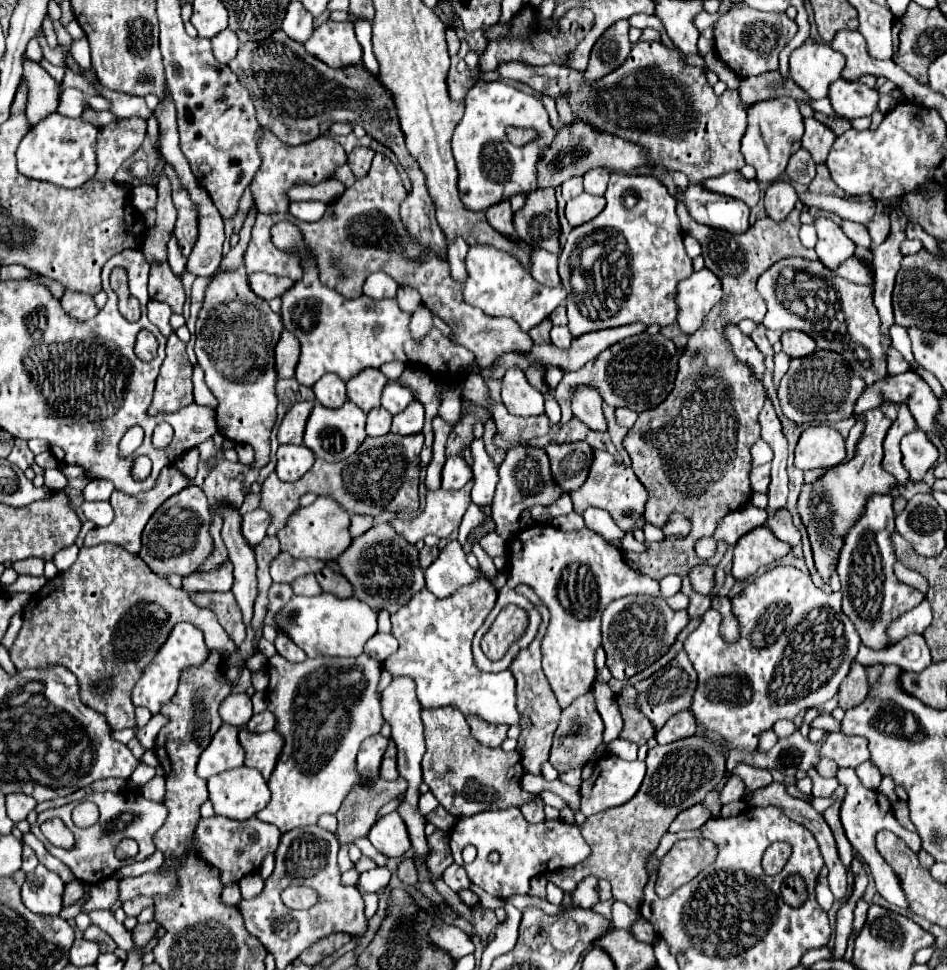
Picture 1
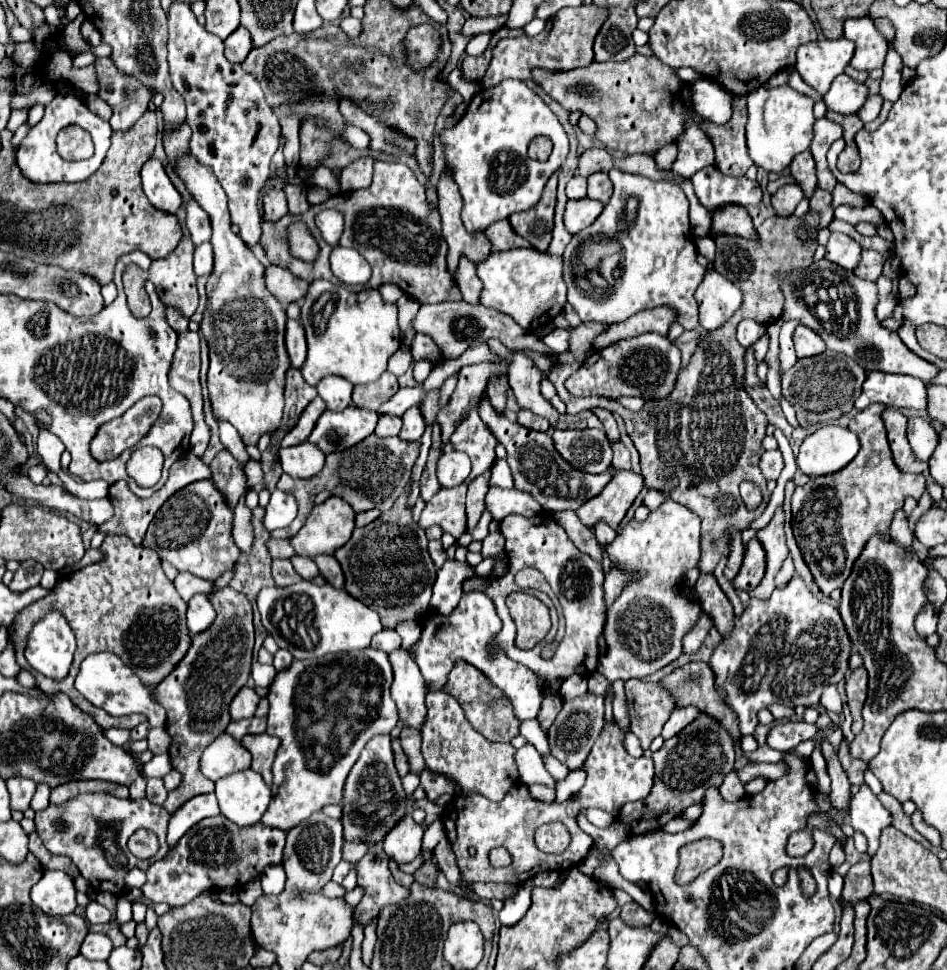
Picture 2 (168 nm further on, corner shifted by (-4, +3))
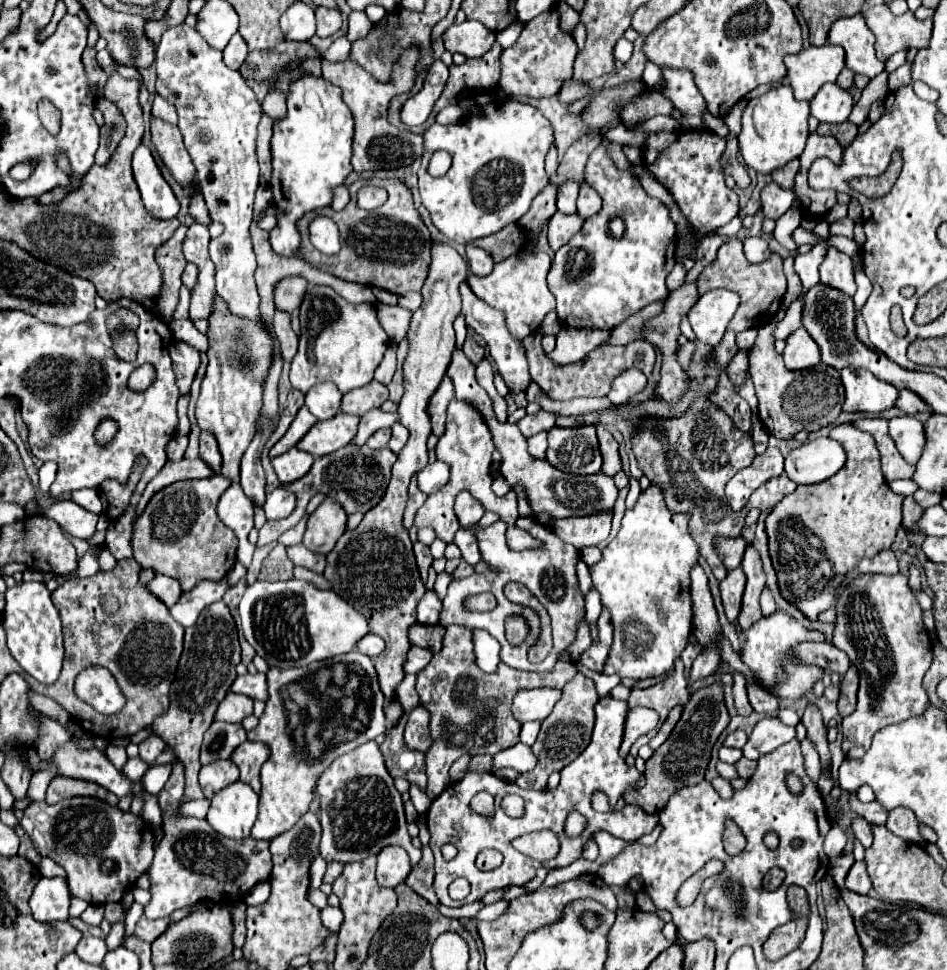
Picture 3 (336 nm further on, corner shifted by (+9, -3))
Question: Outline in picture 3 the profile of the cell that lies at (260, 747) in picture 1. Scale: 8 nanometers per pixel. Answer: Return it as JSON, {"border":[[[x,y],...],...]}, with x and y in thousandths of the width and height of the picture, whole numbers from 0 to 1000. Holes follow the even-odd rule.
{"border":[[[263,763],[250,769],[250,773],[246,773],[244,777],[244,784],[254,794],[254,806],[263,808],[271,819],[276,814],[273,794],[282,781],[284,781],[284,769],[273,767],[273,765],[263,765]]]}

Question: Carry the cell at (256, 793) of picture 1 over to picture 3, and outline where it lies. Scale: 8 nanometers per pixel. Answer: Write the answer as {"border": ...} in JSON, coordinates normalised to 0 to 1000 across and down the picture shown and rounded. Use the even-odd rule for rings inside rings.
{"border":[[[250,804],[225,821],[219,847],[225,856],[240,864],[261,864],[271,843],[271,827],[273,821],[267,812]]]}

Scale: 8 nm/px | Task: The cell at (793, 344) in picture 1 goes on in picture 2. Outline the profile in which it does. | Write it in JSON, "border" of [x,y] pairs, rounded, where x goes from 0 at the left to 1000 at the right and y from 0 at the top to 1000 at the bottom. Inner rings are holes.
{"border":[[[843,336],[841,338],[838,357],[841,357],[841,367],[843,369],[862,367],[862,365],[868,365],[872,361],[870,351],[860,340],[855,340],[853,336]]]}

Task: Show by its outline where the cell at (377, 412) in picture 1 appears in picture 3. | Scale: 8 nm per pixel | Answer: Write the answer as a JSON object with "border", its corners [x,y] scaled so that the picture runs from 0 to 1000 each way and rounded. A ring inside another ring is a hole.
{"border":[[[409,441],[409,443],[398,443],[396,447],[390,449],[388,460],[390,460],[390,462],[407,462],[409,456],[411,456],[411,452],[413,452],[413,443],[411,443],[411,441]]]}

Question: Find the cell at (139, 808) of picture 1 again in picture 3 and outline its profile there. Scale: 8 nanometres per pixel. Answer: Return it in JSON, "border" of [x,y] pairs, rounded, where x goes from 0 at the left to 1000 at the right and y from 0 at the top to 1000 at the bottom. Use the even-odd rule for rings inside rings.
{"border":[[[79,821],[56,831],[35,827],[26,833],[22,852],[37,876],[71,899],[75,922],[94,932],[128,930],[134,913],[138,915],[162,887],[162,858],[151,843],[102,823]]]}

